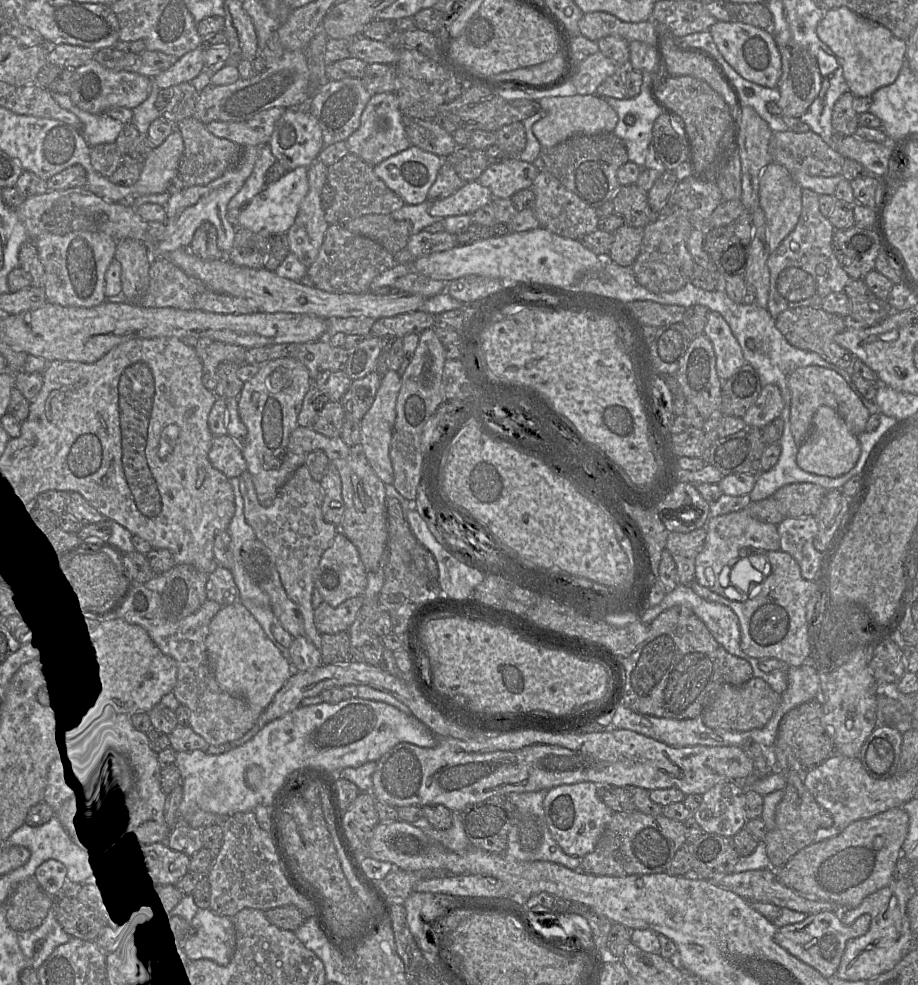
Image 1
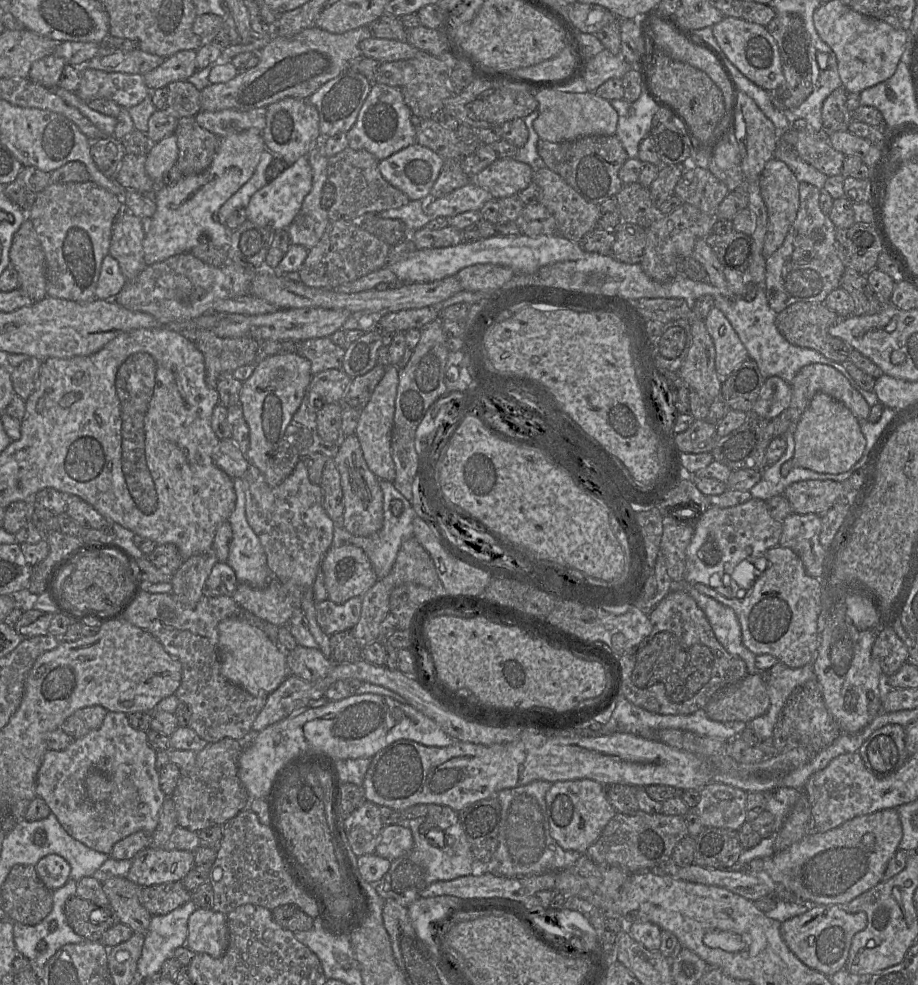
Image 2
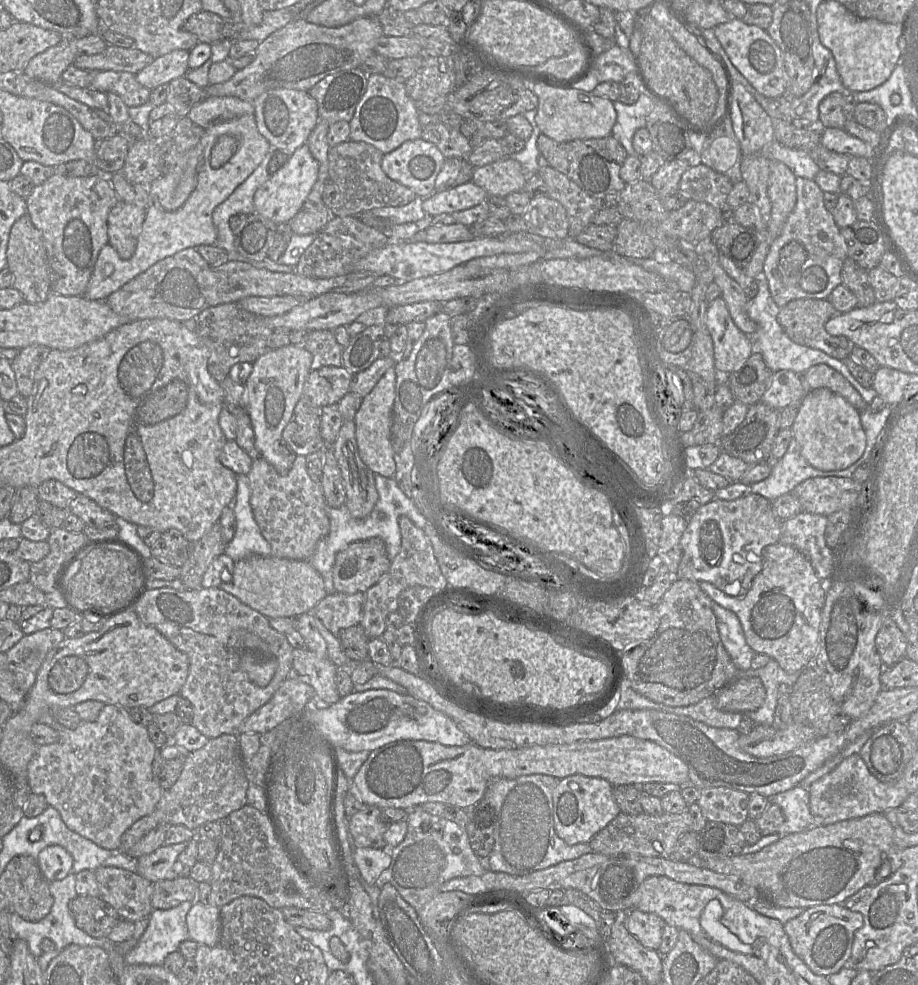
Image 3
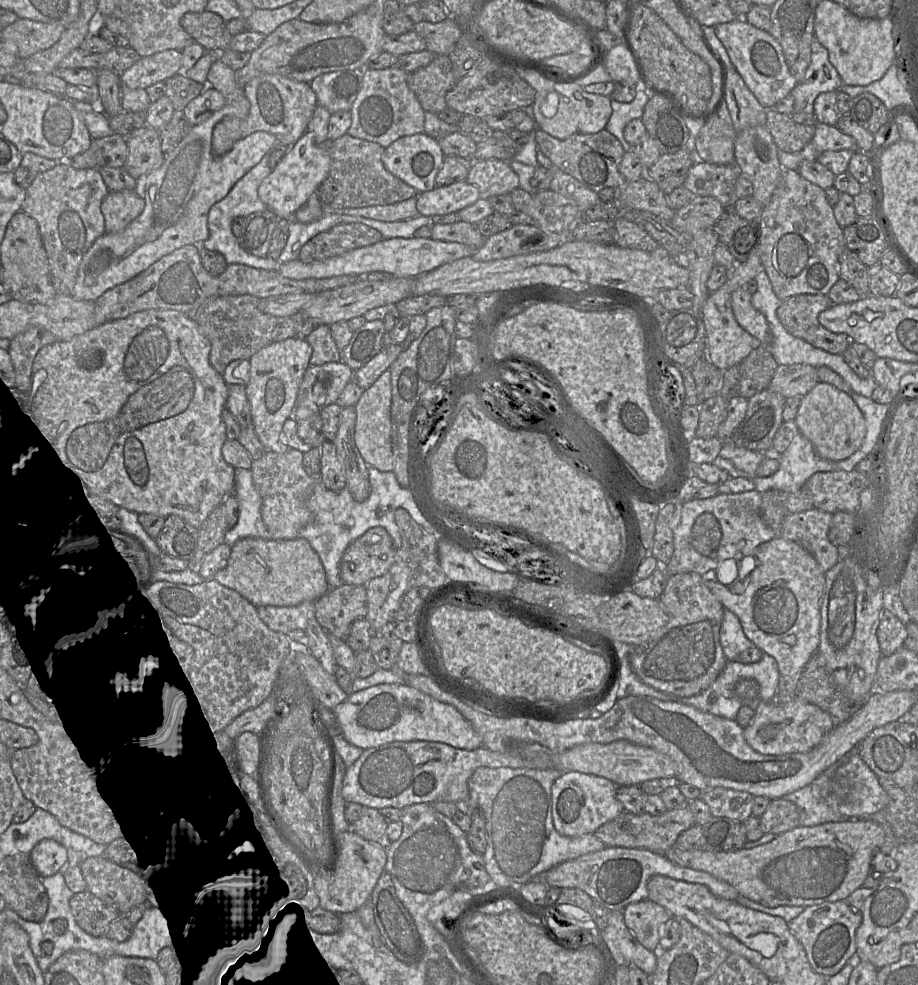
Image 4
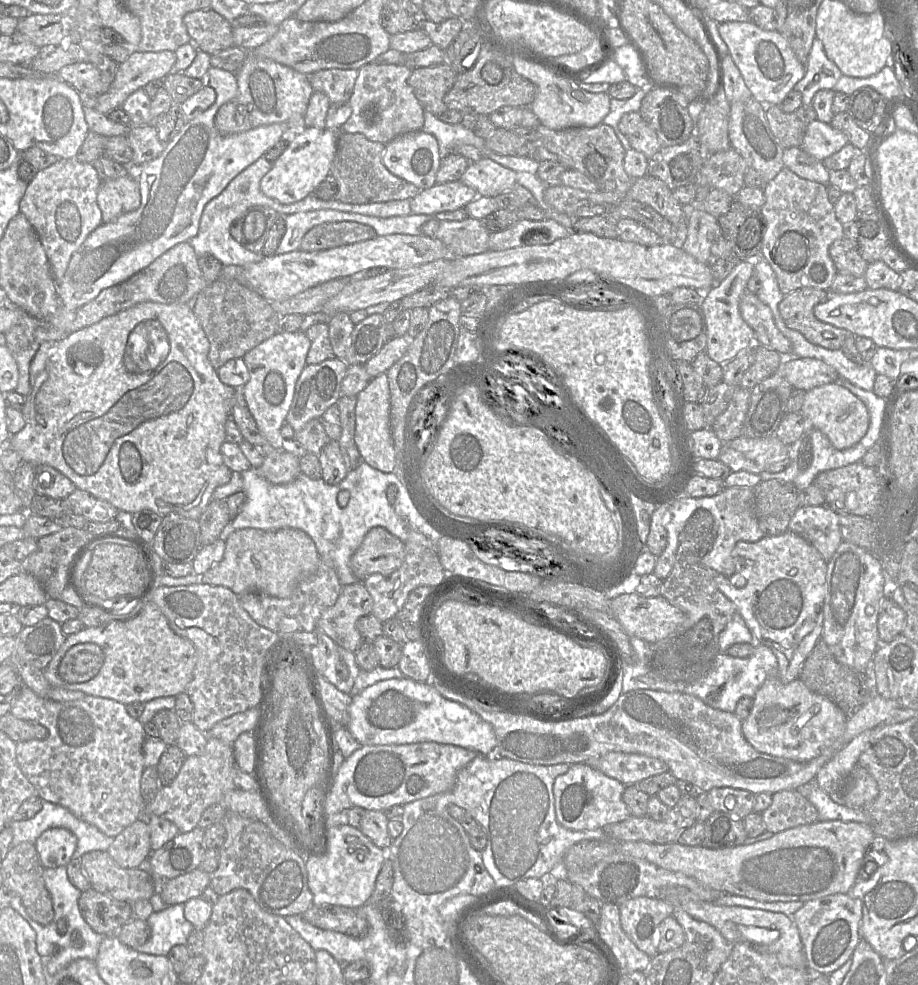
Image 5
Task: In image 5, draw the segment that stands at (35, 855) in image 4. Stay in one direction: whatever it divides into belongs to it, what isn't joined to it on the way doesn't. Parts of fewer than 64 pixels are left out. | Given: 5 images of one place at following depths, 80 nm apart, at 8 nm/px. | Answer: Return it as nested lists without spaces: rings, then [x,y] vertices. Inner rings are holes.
[[[50,828],[35,841],[35,847],[44,868],[66,866],[76,850],[76,836],[65,828]]]

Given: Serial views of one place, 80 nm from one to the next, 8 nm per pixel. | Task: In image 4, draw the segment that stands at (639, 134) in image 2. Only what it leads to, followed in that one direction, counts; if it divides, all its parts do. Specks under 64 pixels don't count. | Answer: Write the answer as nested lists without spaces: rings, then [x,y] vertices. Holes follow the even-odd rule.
[[[640,86],[633,101],[628,103],[611,99],[612,114],[607,122],[606,129],[621,143],[625,152],[631,151],[632,146],[624,138],[624,128],[633,119],[641,119],[644,107],[650,94]]]

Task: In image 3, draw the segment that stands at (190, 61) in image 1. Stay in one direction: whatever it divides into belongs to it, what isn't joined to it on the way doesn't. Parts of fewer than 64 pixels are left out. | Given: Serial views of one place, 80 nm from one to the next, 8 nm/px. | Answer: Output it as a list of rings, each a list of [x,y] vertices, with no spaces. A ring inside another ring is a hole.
[[[173,50],[154,58],[135,74],[136,80],[150,91],[174,79],[184,77],[189,70],[189,51]]]

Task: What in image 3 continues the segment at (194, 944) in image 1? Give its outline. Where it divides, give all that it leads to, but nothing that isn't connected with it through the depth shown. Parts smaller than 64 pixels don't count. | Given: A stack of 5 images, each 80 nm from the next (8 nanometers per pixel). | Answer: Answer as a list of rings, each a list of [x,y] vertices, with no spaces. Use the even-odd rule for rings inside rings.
[[[194,902],[186,916],[189,939],[199,945],[216,946],[221,938],[220,908]]]

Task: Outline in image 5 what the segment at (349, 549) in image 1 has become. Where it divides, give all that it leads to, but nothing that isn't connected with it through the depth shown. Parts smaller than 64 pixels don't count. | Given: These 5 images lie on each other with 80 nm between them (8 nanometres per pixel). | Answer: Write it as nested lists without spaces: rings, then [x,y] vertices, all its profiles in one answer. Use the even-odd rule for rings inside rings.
[[[373,527],[350,559],[350,568],[359,581],[379,573],[388,576],[402,565],[405,544],[383,527]]]

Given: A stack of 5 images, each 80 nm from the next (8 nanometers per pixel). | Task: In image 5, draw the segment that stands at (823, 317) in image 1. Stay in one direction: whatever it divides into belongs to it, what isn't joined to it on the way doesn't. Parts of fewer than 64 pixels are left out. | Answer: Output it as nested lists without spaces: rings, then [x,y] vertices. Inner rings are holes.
[[[801,288],[785,295],[778,309],[788,328],[800,332],[814,345],[828,350],[838,350],[852,333],[815,317],[815,305],[825,302],[828,298],[829,291]]]

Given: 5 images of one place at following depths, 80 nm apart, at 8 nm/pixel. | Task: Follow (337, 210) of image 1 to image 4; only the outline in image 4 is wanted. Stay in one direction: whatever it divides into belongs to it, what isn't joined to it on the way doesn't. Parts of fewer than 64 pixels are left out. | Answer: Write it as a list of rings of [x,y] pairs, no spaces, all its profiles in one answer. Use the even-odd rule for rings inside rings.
[[[348,134],[328,143],[329,176],[340,185],[340,193],[333,199],[330,207],[340,209],[390,205],[417,197],[419,193],[416,189],[385,169],[381,159],[384,149],[375,142],[354,138]]]

